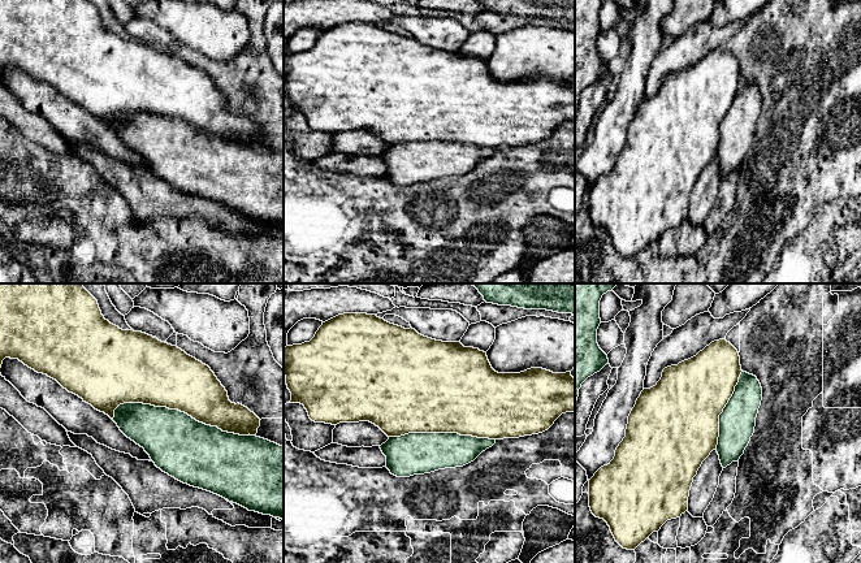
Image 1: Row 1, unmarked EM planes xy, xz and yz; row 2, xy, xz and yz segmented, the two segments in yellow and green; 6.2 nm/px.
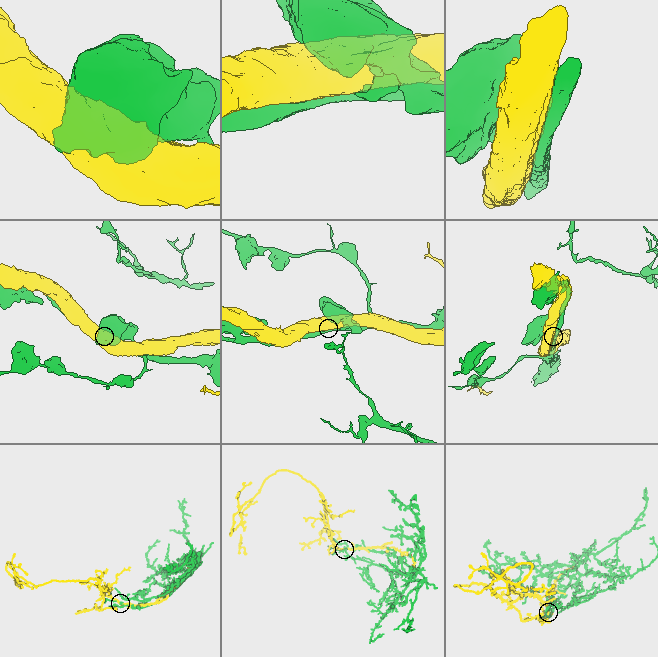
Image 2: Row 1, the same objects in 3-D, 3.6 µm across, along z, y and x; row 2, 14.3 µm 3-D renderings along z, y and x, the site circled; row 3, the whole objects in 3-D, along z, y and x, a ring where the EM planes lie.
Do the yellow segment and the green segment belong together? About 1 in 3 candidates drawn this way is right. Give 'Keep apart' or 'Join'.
Keep apart

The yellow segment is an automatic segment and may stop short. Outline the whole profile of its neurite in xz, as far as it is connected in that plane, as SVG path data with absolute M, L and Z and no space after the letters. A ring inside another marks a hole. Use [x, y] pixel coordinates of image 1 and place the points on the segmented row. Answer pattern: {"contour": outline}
{"contour": "M343 313L338 315L319 328L310 342L286 346L284 348L284 374L291 393L290 403L300 403L315 423L337 425L339 423L369 421L378 426L388 437L401 437L408 433L458 433L477 438L503 439L519 438L538 434L548 430L554 421L566 412L575 412L575 378L571 372L553 373L542 368L531 368L520 373L496 372L486 356L486 352L473 347L464 347L460 342L442 342L419 334L415 329L404 329L390 324L376 315Z"}

